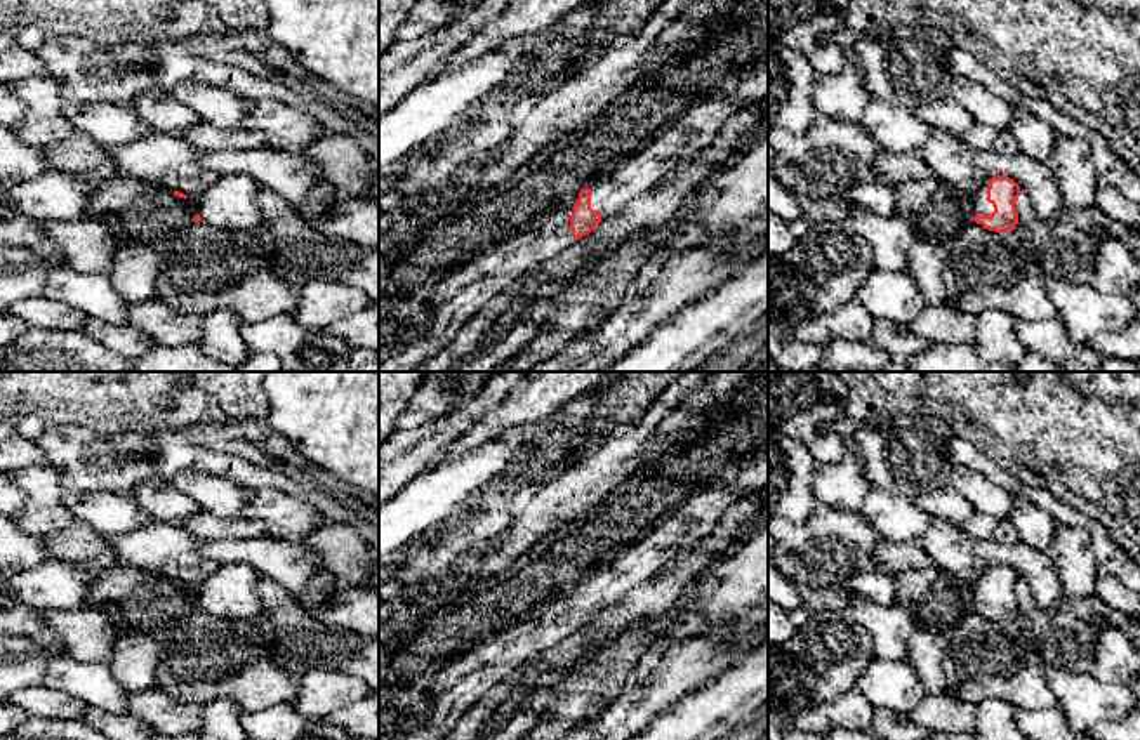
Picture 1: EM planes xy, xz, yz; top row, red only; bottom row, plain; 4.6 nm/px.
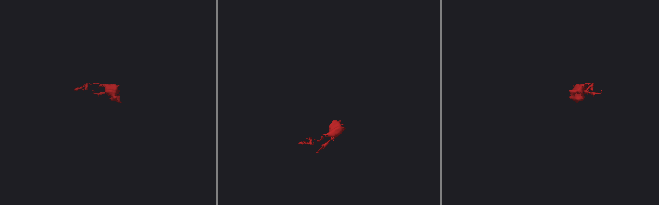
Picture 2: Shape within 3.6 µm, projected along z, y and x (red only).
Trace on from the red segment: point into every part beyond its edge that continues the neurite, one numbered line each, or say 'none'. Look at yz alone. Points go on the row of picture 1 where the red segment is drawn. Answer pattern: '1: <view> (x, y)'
1: yz (979, 205)

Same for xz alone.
1: xz (695, 129)

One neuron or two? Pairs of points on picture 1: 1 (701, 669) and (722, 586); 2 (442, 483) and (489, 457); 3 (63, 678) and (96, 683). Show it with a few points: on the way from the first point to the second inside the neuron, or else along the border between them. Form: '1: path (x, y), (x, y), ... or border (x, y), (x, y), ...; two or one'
1: border (742, 615), (673, 643); two
2: path (454, 480), (477, 468); one
3: path (72, 678), (87, 681); one

